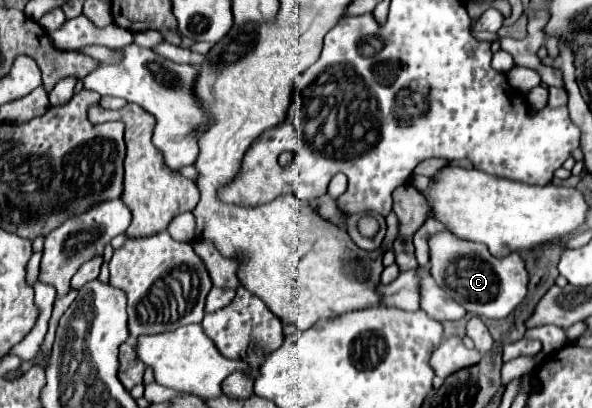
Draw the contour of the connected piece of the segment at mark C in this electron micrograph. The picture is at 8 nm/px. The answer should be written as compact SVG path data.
M453 233L433 235L429 239L429 247L433 279L441 289L447 289L447 293L471 315L505 319L529 291L529 275L519 253L509 253L507 257L497 259L489 253L489 249L485 249L485 245L459 239Z

